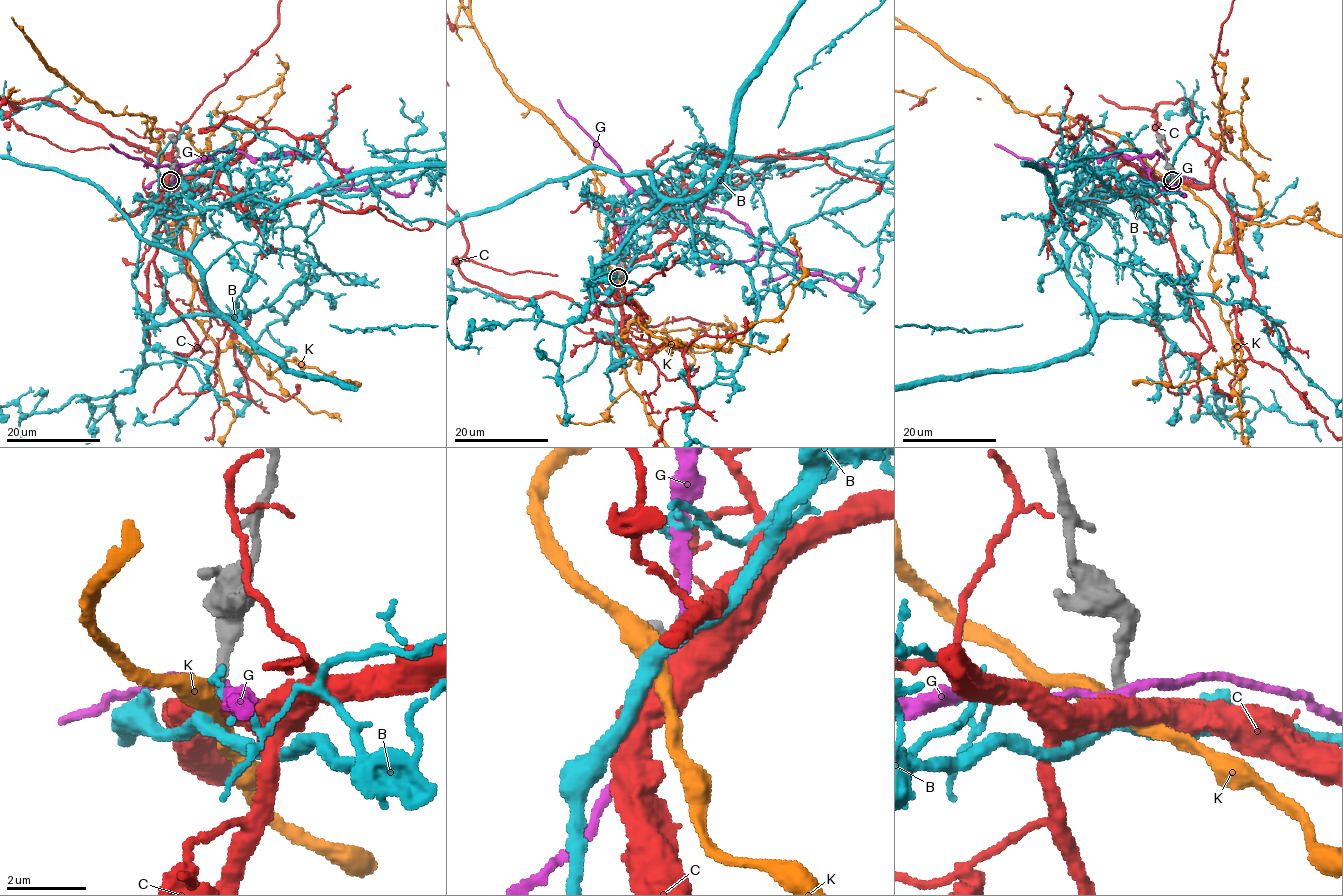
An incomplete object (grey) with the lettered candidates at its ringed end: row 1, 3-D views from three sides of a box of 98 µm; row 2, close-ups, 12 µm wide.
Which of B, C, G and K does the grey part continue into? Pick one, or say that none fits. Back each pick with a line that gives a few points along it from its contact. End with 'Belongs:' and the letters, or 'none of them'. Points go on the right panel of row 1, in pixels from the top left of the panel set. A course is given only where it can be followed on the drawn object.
B: via (1172, 179), (1096, 196), (1070, 253), (1098, 168), (1151, 146), (1121, 159), (1013, 349)
Belongs: B

